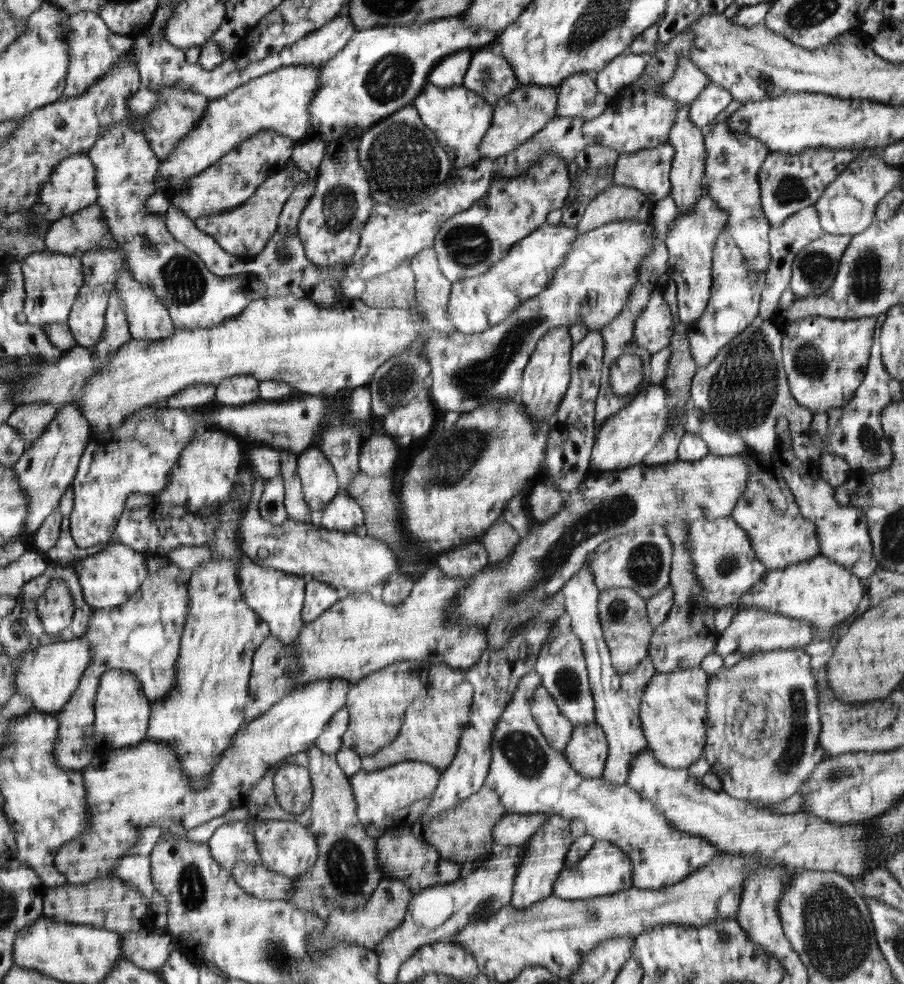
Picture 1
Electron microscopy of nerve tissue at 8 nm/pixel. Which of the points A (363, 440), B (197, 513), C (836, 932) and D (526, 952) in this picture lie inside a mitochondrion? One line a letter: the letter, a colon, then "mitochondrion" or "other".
A: other
B: other
C: mitochondrion
D: other

